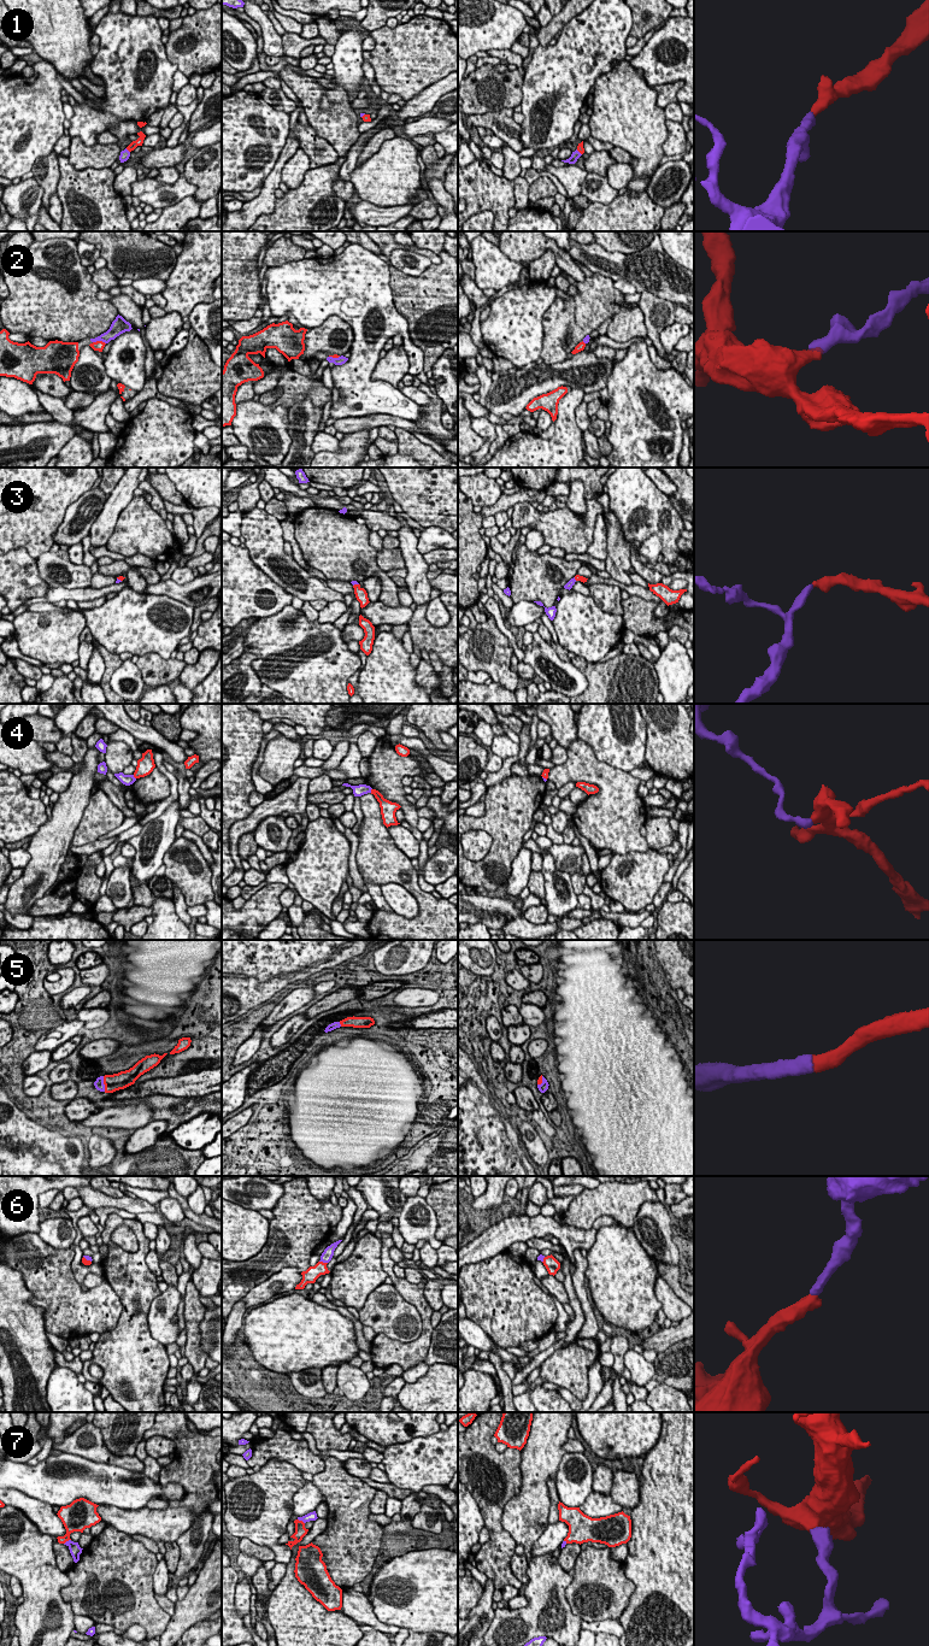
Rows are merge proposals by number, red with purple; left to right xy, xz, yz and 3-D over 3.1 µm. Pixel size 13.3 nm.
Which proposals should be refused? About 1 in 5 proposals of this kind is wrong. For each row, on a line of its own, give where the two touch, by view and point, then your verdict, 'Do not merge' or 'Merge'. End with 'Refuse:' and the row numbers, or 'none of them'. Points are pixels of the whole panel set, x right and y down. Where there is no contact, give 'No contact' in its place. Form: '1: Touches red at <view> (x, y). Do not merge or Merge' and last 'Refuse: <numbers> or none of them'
1: Touches red at xy (128, 150). Merge
2: Touches red at xy (99, 341). Merge
3: Touches red at xz (356, 585). Merge
4: Touches red at xy (134, 776). Do not merge
5: Touches red at xy (104, 1083). Merge
6: Touches red at xz (322, 1262). Merge
7: Touches red at xy (66, 1540). Merge
Refuse: 4

